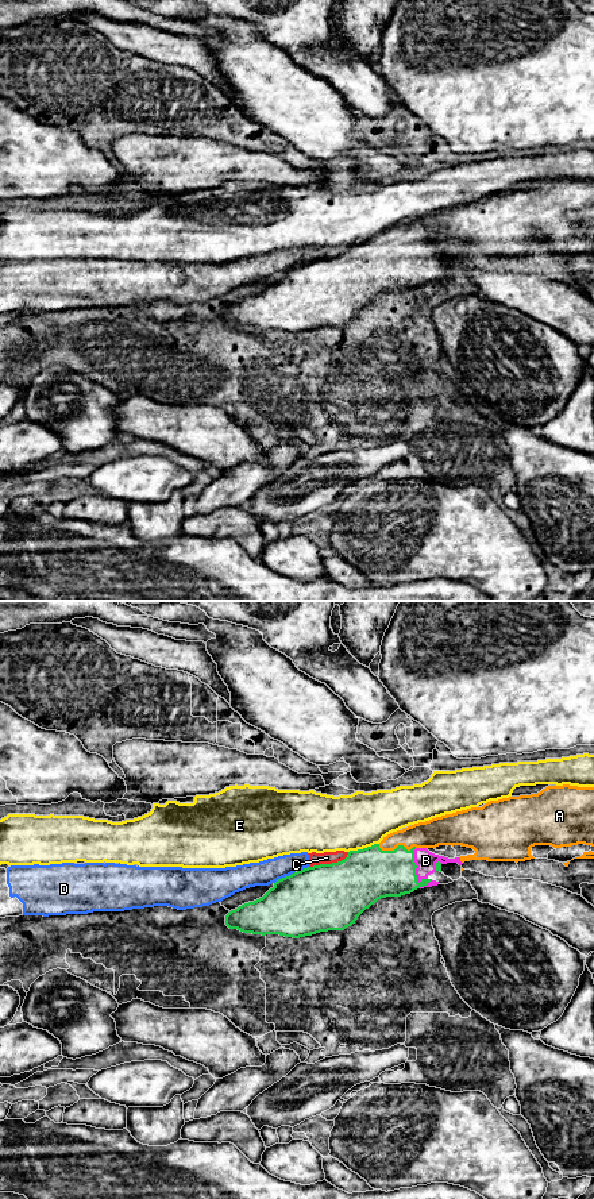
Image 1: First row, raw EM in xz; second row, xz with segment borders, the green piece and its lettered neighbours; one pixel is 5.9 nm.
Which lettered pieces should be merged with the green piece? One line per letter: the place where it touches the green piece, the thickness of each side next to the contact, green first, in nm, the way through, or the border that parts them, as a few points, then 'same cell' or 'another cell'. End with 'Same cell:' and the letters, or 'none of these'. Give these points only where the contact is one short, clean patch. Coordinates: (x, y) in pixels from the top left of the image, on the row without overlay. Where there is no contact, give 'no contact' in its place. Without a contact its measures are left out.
A: meets green in xz at (397, 242); 320 nm thick on the green side, 160 nm on the other; same cell
B: meets green in xz at (416, 261); 300 nm thick on the green side, 120 nm on the other; same cell
C: meets green in xz at (330, 259); 400 nm thick on the green side, 80 nm on the other; border along xz (348, 247), (340, 255), (309, 262); another cell
D: meets green in xz at (285, 272); 400 nm thick on the green side, 150 nm on the other; another cell
E: meets green in xz at (363, 243); 320 nm thick on the green side, 340 nm on the other; another cell
Same cell: A, B

